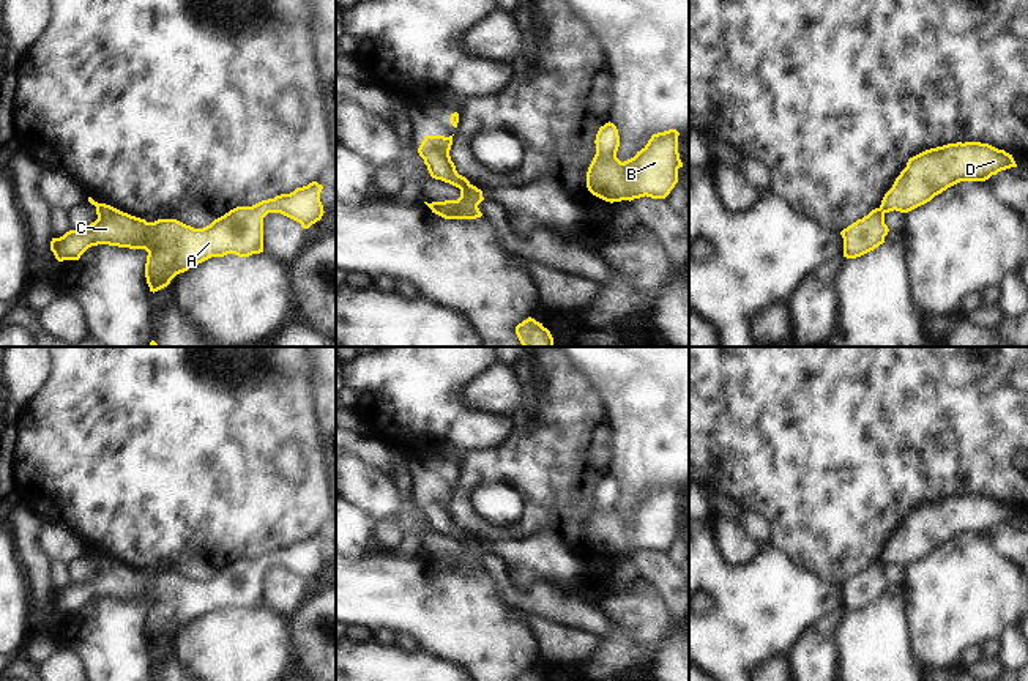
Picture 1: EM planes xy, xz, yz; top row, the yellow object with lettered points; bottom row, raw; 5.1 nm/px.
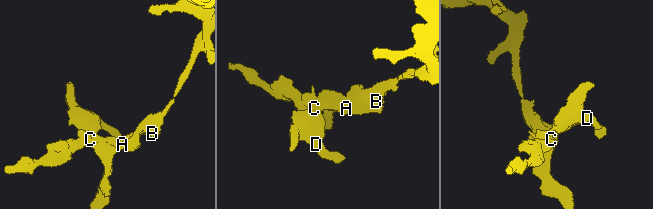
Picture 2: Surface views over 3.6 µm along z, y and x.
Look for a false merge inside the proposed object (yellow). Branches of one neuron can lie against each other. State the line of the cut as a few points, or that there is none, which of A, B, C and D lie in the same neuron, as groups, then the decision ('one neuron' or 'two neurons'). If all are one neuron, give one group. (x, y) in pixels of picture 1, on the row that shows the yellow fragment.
cut in xz along (469, 183), (461, 189); A B C / D; two neurons

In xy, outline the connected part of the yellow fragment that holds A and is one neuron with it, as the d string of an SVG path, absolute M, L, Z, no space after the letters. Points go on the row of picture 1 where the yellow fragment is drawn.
M312 181L290 194L252 207L237 207L203 229L177 219L147 222L91 199L88 202L96 207L98 219L82 230L52 238L50 251L63 262L79 260L88 247L98 244L145 249L145 277L150 292L155 293L167 287L177 274L211 257L249 257L263 252L263 218L268 213L281 213L309 229L325 213L320 202L322 189L322 184Z

